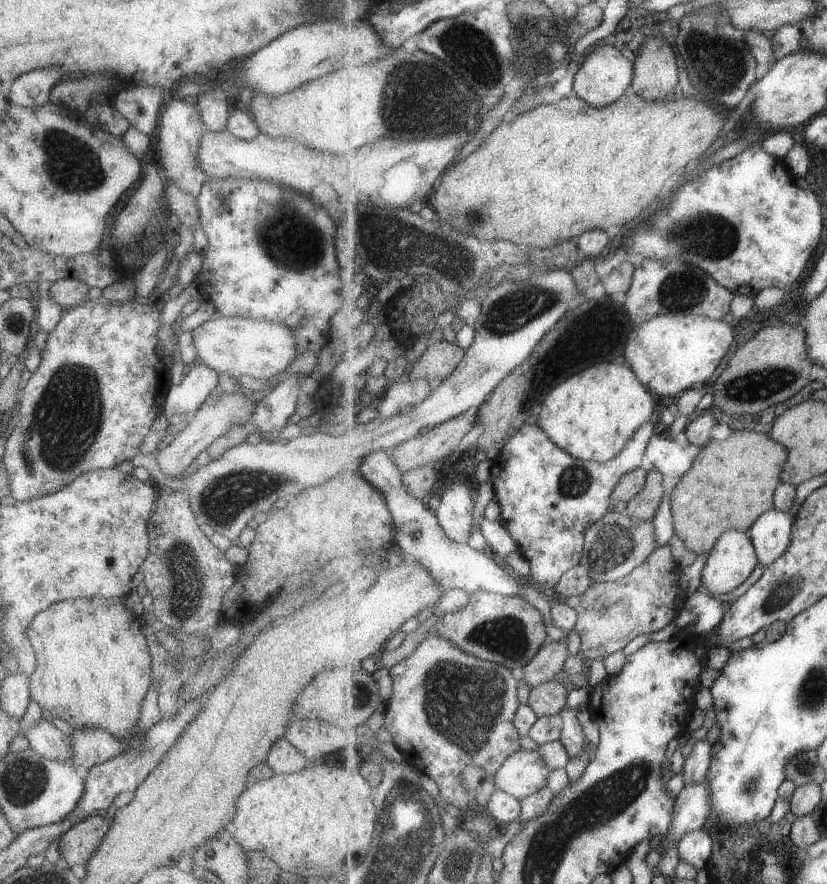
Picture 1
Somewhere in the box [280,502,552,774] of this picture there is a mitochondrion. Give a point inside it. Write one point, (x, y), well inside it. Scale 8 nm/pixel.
(462, 704)

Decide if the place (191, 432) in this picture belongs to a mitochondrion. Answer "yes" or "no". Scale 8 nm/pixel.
no

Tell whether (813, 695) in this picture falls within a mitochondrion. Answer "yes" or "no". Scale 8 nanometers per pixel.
yes

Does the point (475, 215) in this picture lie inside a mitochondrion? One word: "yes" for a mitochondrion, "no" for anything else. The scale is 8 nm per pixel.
yes

